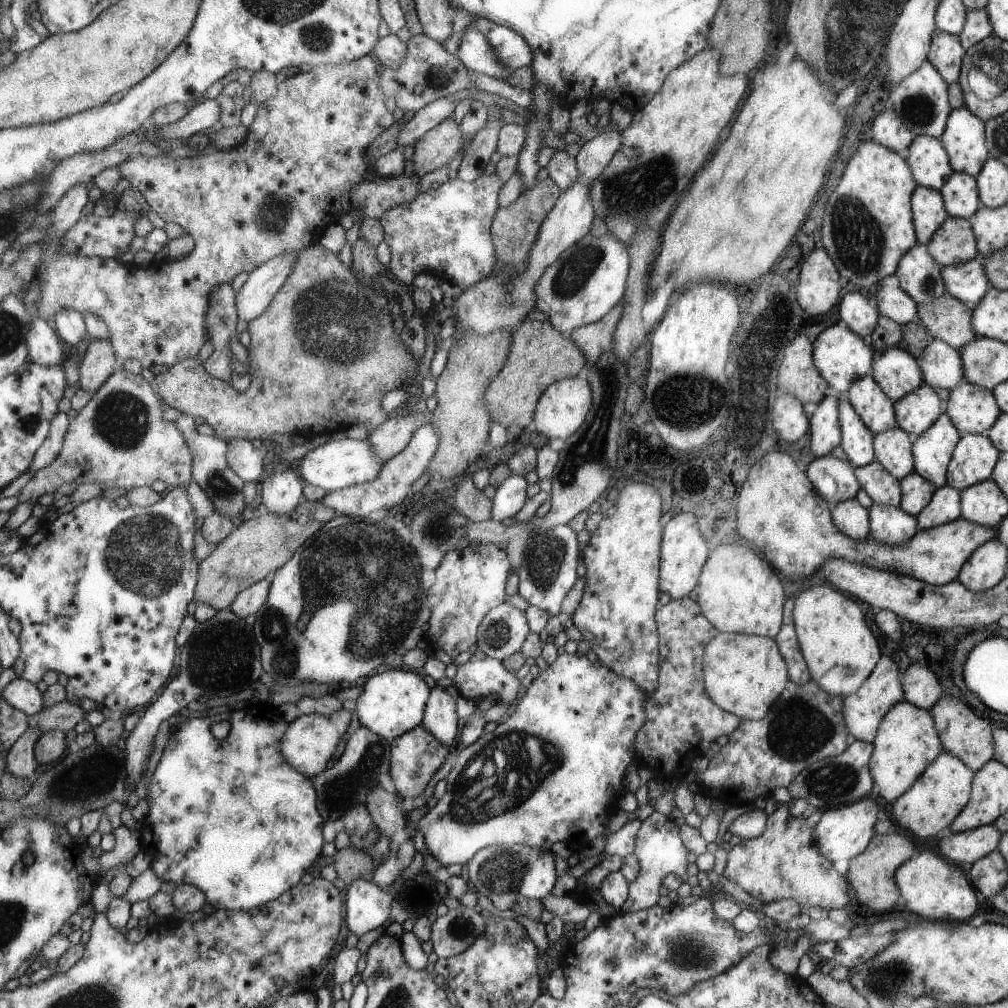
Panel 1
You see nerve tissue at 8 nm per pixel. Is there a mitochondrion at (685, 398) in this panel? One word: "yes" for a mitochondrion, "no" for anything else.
yes

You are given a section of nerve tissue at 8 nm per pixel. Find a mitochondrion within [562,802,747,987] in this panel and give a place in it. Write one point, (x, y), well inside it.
(685, 951)

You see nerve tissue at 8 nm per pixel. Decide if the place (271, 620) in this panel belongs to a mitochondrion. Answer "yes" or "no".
yes

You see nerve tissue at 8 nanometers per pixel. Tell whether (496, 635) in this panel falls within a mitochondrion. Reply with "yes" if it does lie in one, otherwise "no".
yes

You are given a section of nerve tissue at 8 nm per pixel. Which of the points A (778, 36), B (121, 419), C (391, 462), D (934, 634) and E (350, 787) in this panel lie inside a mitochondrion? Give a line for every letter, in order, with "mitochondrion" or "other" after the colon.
A: other
B: mitochondrion
C: other
D: other
E: mitochondrion

